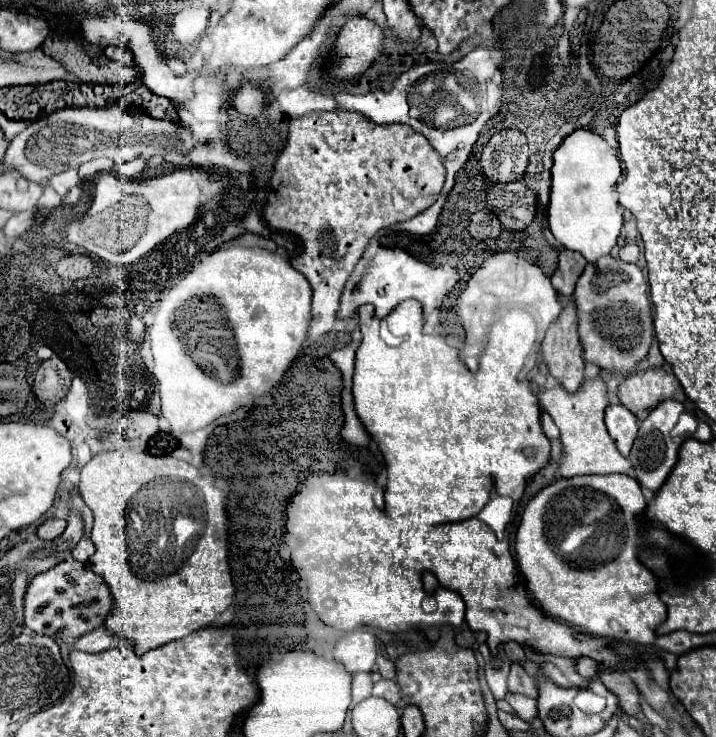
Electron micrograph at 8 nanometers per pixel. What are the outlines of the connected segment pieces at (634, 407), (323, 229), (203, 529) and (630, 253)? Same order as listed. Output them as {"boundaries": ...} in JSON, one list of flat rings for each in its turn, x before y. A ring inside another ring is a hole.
{"boundaries":[[[652,367,626,377,618,387,618,399,640,421,644,421,664,399,686,401,686,395,674,373,664,367]],[[312,111,290,121,288,143,276,159,276,171,270,179,272,193,267,195,264,221,272,229,293,233,302,242,303,251,292,259,292,267,310,281,314,291,310,339,318,339,334,327,344,283,362,259,368,241,382,227,412,219,428,209,442,191,444,175,446,169,436,149,410,125,392,123,380,127,356,111]],[[118,447,118,449,110,449,110,451,102,451,98,455,92,457,92,461,88,461,82,469,80,469,80,493,82,493,82,501,90,507,92,515,94,515,94,525,92,525,92,533,90,539,96,547,96,553,90,559,90,567,94,573,102,575,104,581,110,585,112,595,114,595,114,607,106,619,106,627,114,633,118,633,122,639,134,641,136,653,146,653,152,649,158,649,170,641,182,639,194,633,199,629,206,628,206,625,214,623,216,617,228,609,228,605,232,603,234,597,234,583,232,583,232,575,230,575,230,565,228,565,228,539,226,533,228,531,228,517,226,517,226,495,214,485,214,479,208,475,202,475,196,467,192,467,190,463,182,461,182,459,174,459,170,455,152,455,146,449,132,449,132,447],[176,519,186,519,186,527,180,529,176,527]],[[626,243,622,249,620,249,620,259,622,261,628,261,628,263,636,263,638,261,638,245,636,243]]]}

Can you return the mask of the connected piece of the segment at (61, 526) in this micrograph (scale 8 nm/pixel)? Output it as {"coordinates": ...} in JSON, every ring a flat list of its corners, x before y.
{"coordinates":[[46,519,46,521,38,527,38,537,52,541,52,539,56,539,58,535,64,533,66,525,68,525,68,523,66,523,64,519]]}

